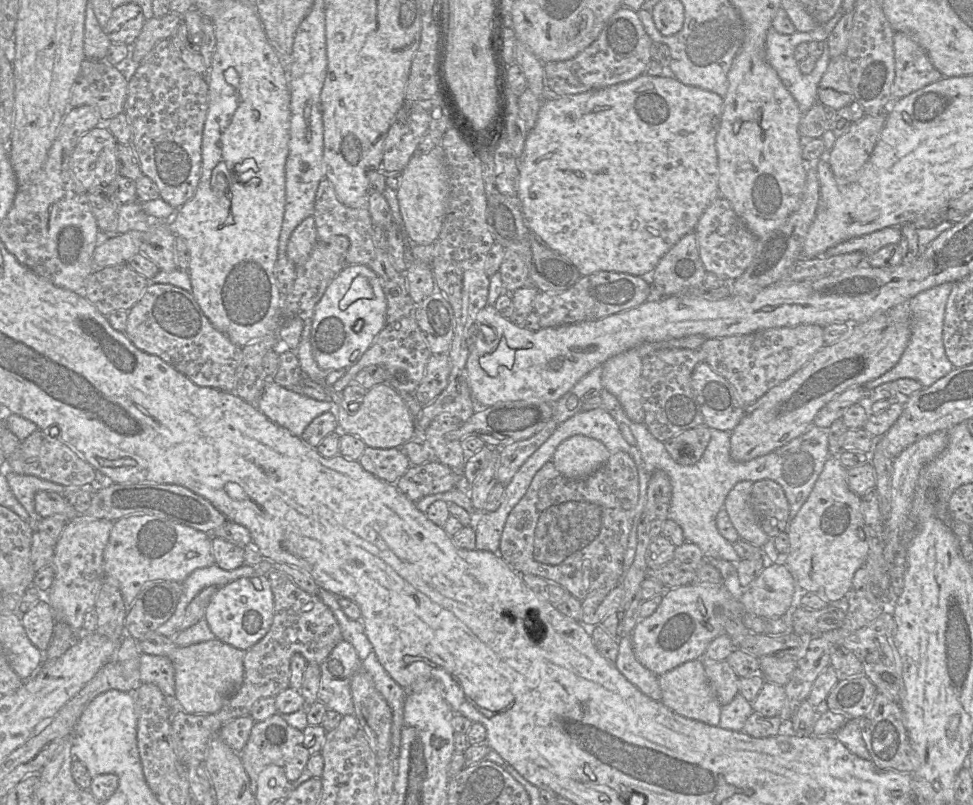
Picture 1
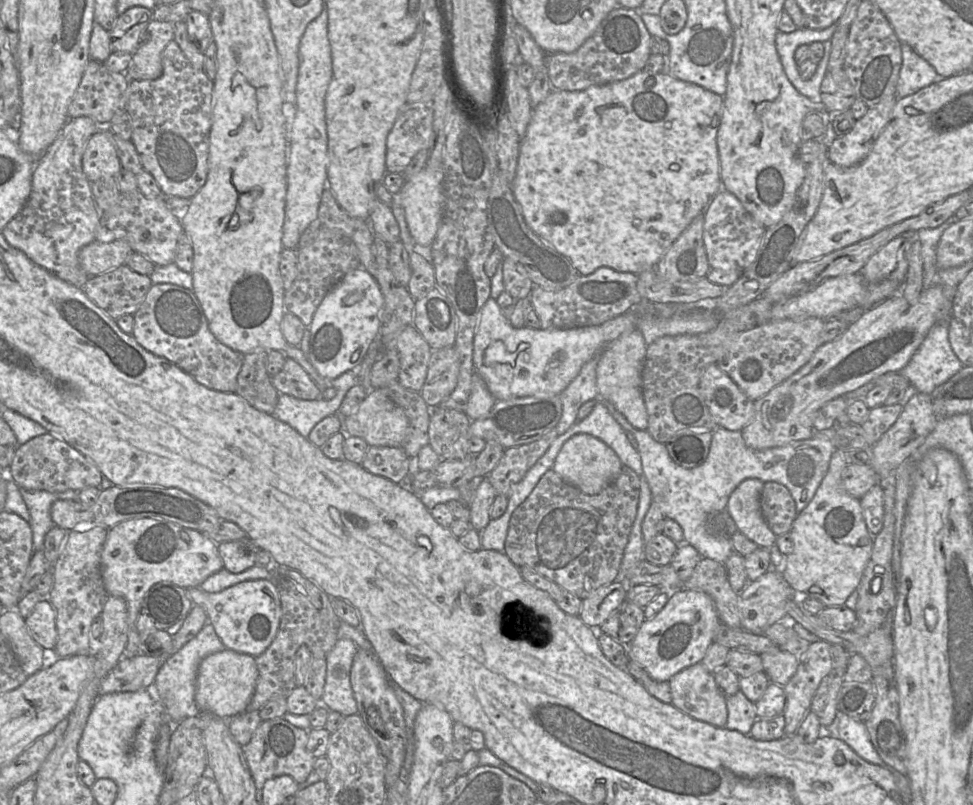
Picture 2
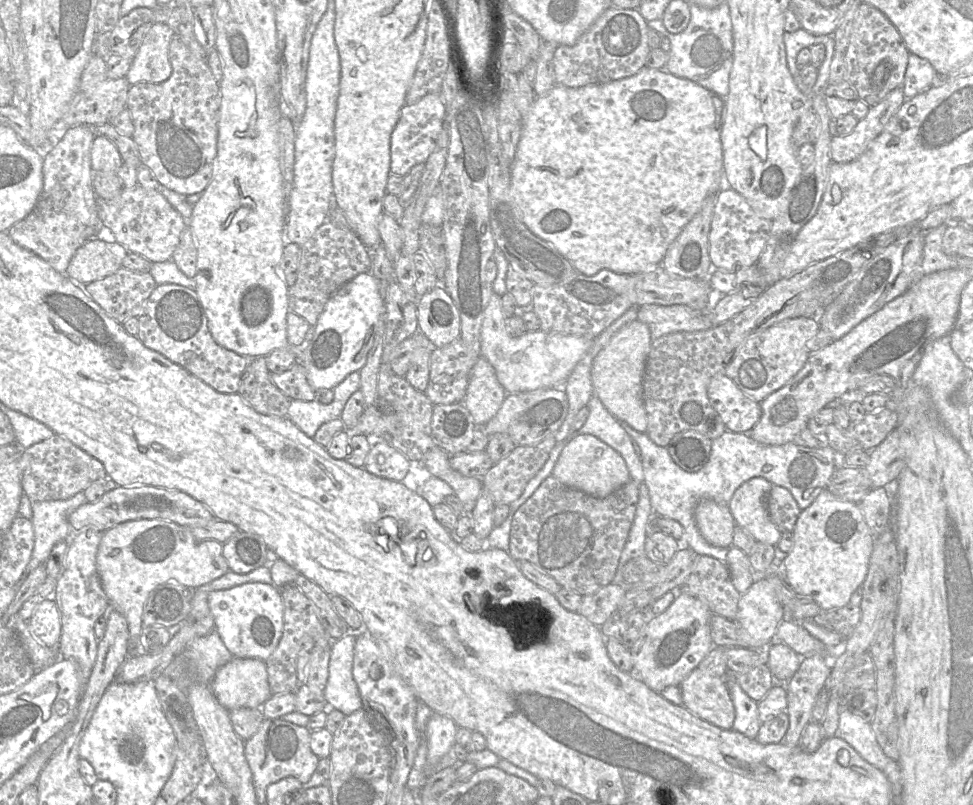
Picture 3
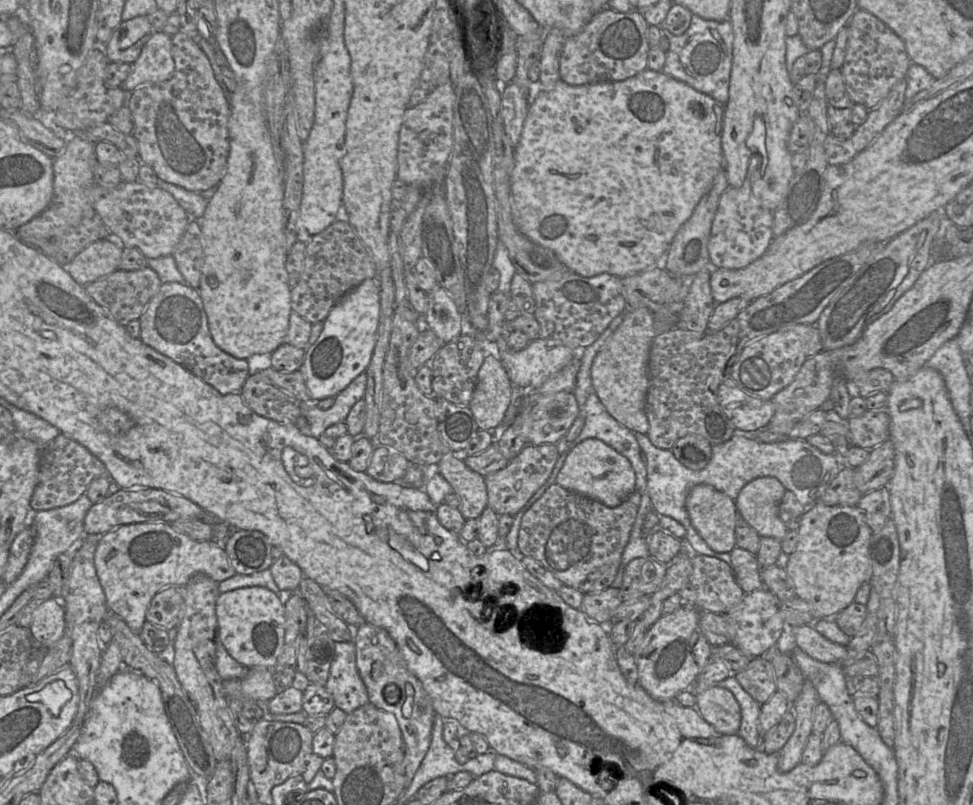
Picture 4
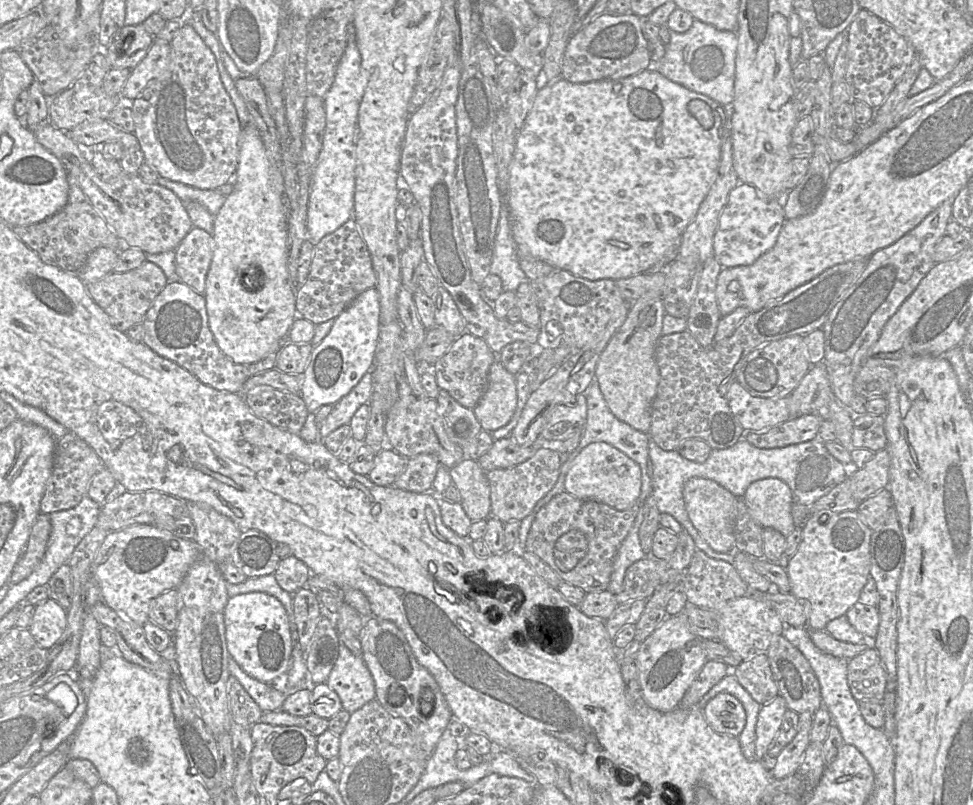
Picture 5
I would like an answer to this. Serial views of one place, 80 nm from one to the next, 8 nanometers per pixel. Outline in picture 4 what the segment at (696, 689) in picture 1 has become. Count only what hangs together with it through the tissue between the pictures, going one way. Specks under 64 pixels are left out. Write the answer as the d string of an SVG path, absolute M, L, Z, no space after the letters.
M711 686L697 693L695 698L697 711L717 732L737 734L741 723L741 708L728 689Z

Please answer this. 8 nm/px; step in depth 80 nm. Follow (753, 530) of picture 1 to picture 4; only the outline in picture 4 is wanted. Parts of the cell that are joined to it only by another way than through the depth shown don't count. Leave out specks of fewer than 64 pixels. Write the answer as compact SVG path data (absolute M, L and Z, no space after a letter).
M764 476L748 482L735 499L739 515L761 537L773 537L780 542L788 529L779 517L779 505L786 488L775 477Z

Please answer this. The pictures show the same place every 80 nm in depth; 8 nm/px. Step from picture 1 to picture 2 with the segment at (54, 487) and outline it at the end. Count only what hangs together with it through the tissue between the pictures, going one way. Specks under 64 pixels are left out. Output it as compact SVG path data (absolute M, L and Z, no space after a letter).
M20 488L20 493L31 516L33 550L44 550L45 535L55 526L51 518L52 504L59 499L77 500L78 491L66 490L57 493Z

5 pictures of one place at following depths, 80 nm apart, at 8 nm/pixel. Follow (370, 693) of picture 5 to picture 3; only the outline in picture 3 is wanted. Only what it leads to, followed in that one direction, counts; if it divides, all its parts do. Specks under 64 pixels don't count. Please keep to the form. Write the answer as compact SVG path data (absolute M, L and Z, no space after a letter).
M350 635L332 641L329 675L323 691L328 708L337 709L345 716L363 706L352 672L355 645L356 638Z

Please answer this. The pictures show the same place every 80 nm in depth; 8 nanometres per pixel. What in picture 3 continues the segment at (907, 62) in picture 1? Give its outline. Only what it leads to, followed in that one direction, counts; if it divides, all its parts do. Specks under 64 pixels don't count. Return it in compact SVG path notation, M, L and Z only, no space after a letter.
M910 53L901 86L903 95L905 99L912 98L938 81L942 81L942 78L926 59Z

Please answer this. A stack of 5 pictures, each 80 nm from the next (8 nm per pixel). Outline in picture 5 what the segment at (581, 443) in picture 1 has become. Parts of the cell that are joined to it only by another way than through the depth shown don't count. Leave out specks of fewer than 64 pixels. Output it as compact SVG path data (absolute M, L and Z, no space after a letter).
M605 442L586 446L575 457L565 478L565 491L580 498L604 503L623 511L637 503L641 492L641 469L626 454Z

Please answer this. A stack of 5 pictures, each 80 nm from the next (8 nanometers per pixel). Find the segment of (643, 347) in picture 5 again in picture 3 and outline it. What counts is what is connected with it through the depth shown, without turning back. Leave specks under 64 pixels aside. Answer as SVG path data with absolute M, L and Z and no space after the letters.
M635 319L625 326L623 326L611 339L609 344L598 354L596 359L594 360L593 366L592 366L592 384L594 387L594 394L602 401L606 409L619 421L626 422L629 426L631 426L633 429L635 429L638 432L641 433L647 433L648 430L648 421L647 421L647 414L644 406L644 400L643 400L643 378L644 378L644 370L646 365L646 360L649 355L650 347L652 344L650 329L647 326L647 324L639 321L638 319Z

